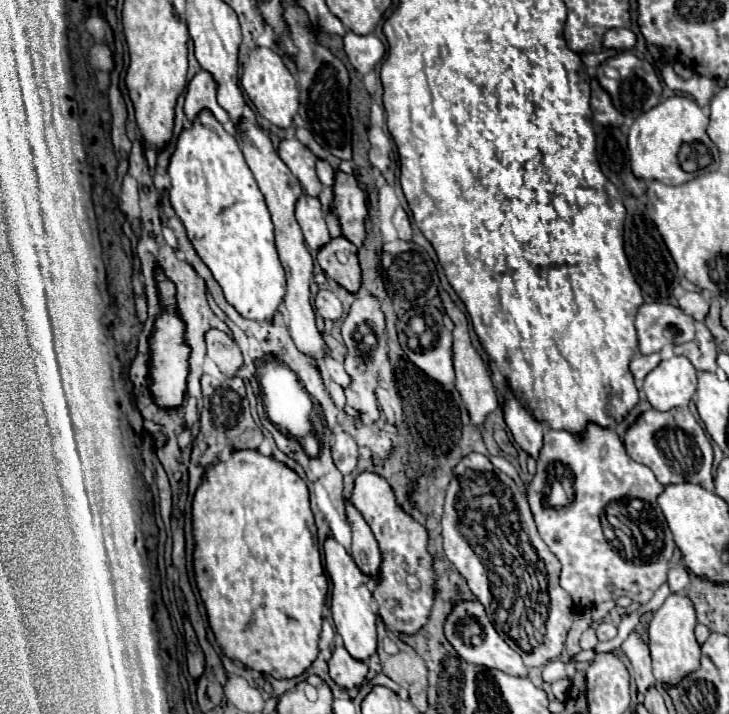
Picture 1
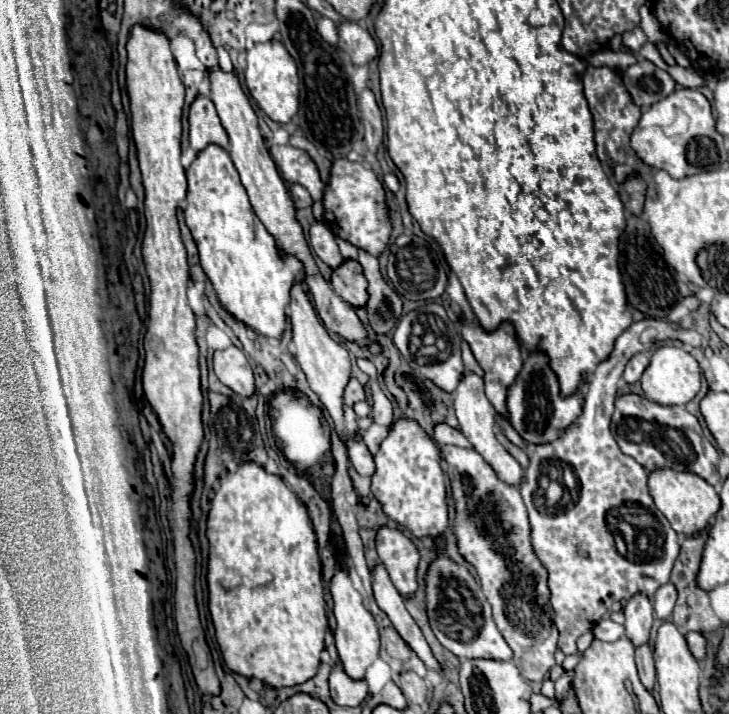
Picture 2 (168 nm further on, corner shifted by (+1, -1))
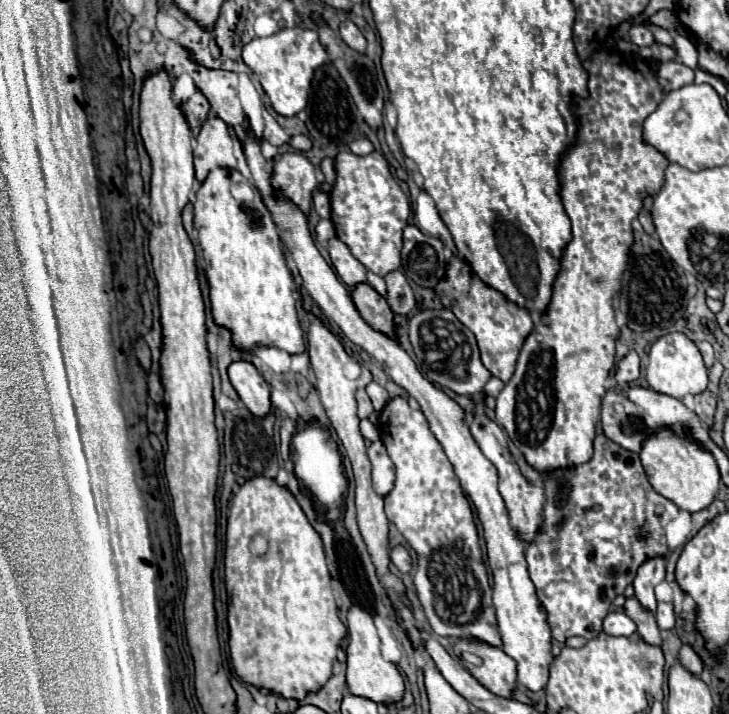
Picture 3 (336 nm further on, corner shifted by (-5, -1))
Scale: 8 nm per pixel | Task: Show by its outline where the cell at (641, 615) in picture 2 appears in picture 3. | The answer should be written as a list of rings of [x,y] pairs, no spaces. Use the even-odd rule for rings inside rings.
[[[656,557],[652,561],[646,561],[636,575],[634,581],[634,591],[636,591],[636,599],[642,605],[642,609],[654,613],[656,611],[656,595],[654,595],[654,587],[658,583],[662,583],[666,577],[666,561],[662,557]]]

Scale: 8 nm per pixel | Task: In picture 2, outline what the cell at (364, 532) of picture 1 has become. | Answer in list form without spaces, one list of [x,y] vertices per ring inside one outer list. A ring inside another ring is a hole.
[[[378,565],[372,571],[372,587],[374,587],[374,597],[378,607],[390,617],[392,625],[396,627],[396,631],[400,633],[400,637],[410,645],[410,649],[422,659],[422,663],[426,665],[426,669],[440,673],[442,665],[436,661],[436,657],[432,655],[426,639],[422,637],[422,631],[418,629],[418,625],[414,623],[414,619],[410,617],[410,613],[404,607],[404,601],[400,597],[400,593],[396,591],[396,587],[392,585],[384,565]]]

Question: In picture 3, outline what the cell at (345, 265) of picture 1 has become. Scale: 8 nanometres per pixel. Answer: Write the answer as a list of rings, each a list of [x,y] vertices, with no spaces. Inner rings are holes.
[[[358,283],[352,289],[352,301],[362,315],[362,319],[376,331],[394,339],[394,321],[392,311],[388,309],[386,299],[368,283]]]

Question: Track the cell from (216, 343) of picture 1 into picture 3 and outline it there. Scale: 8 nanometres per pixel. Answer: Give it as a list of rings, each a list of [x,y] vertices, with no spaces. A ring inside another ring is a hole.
[[[234,361],[228,367],[228,377],[242,403],[250,409],[252,415],[264,417],[270,411],[270,387],[258,369],[250,361]]]

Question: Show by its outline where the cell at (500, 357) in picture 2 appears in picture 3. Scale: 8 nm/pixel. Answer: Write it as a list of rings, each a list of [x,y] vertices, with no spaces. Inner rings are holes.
[[[452,257],[452,265],[448,265],[446,279],[440,281],[440,285],[436,285],[436,293],[440,295],[442,305],[452,309],[452,313],[462,321],[462,325],[476,335],[484,367],[494,377],[508,383],[516,369],[518,353],[526,337],[534,331],[532,315],[526,309],[512,305],[502,293],[488,289],[480,279],[472,277],[472,271],[460,257]]]

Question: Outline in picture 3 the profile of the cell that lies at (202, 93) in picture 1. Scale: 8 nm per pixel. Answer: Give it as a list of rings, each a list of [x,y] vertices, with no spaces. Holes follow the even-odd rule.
[[[208,117],[202,123],[196,143],[198,145],[194,149],[194,167],[196,167],[196,179],[200,183],[204,181],[210,167],[214,165],[236,169],[232,139],[230,139],[226,123],[220,117]]]

